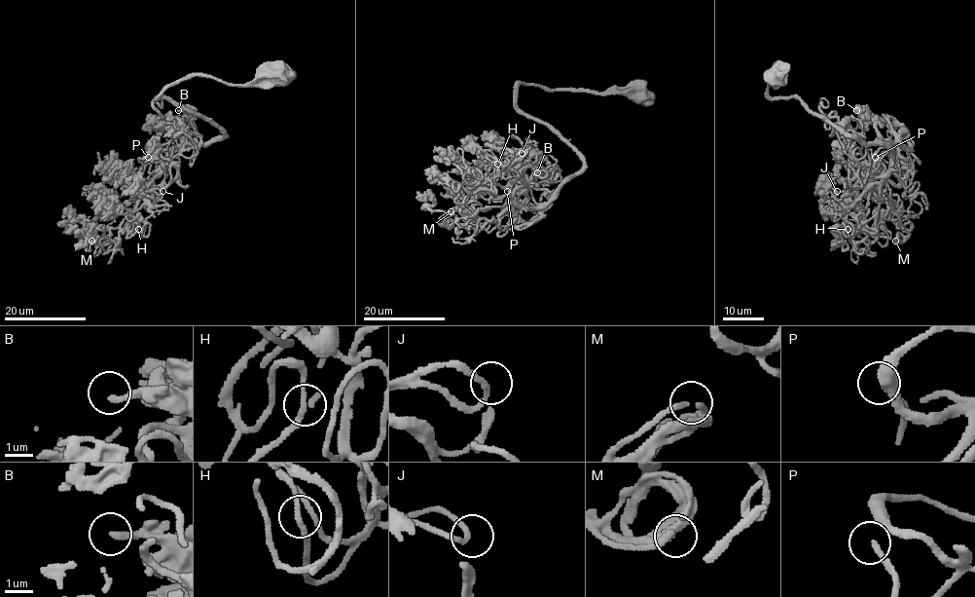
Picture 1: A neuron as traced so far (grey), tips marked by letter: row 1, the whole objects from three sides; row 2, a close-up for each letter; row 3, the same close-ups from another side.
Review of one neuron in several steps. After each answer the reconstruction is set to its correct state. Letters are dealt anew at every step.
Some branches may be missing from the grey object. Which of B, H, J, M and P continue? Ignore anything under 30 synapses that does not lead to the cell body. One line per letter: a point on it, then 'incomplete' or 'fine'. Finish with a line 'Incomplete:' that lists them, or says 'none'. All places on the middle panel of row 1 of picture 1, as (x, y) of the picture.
B: place (537, 172); fine
H: place (497, 164); fine
J: place (522, 153); fine
M: place (451, 211); fine
P: place (507, 191); incomplete
Incomplete: P

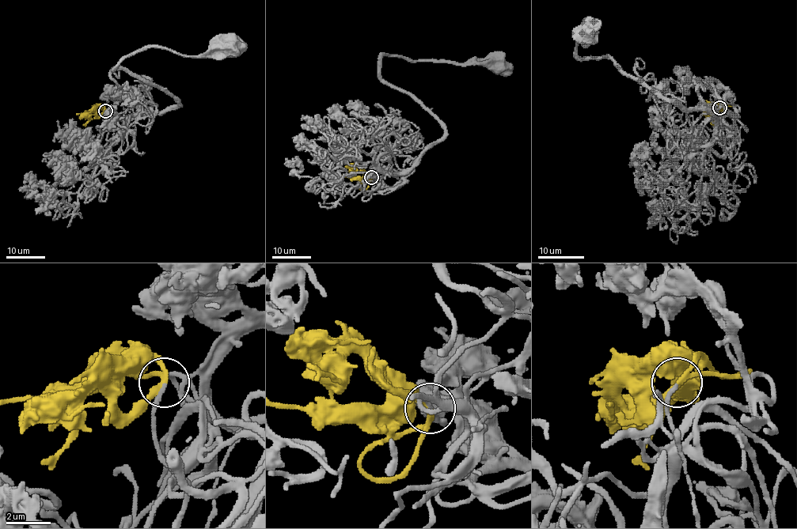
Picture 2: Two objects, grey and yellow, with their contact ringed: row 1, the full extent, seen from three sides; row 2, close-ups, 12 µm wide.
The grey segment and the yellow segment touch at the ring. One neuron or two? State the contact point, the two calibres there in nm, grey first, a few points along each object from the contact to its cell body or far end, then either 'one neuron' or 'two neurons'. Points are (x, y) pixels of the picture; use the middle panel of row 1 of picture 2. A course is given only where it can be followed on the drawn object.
(371, 177) | 170/180 nm | grey via (370, 177), (377, 178), (377, 190), (395, 189), (444, 134), (419, 103), (381, 78), (383, 55), (496, 63) | yellow via (370, 177), (358, 167), (351, 171) | one neuron

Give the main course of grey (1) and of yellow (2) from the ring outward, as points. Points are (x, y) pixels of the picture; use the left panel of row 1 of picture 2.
1: (104, 111), (105, 124), (111, 115), (178, 103), (115, 68), (123, 58), (150, 47), (187, 55), (230, 49)
2: (104, 111), (99, 115), (92, 112), (85, 126)

